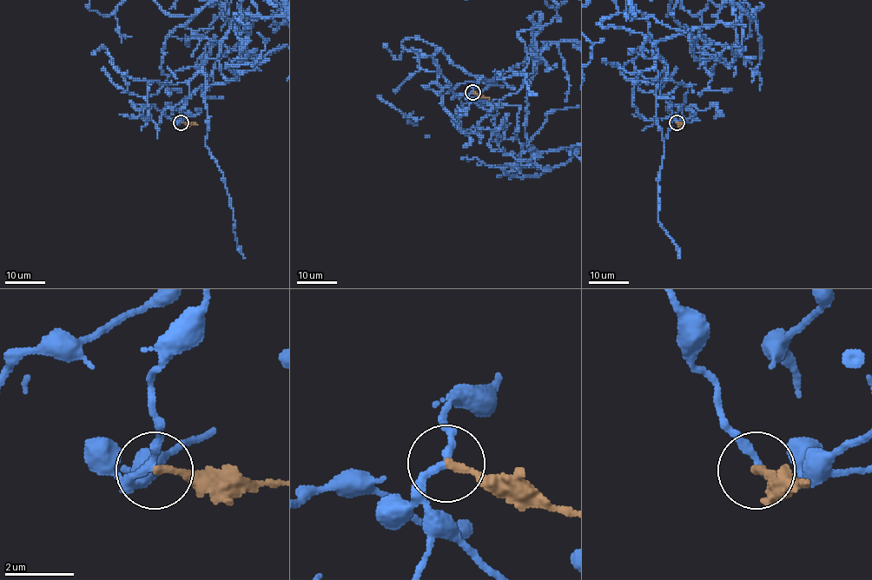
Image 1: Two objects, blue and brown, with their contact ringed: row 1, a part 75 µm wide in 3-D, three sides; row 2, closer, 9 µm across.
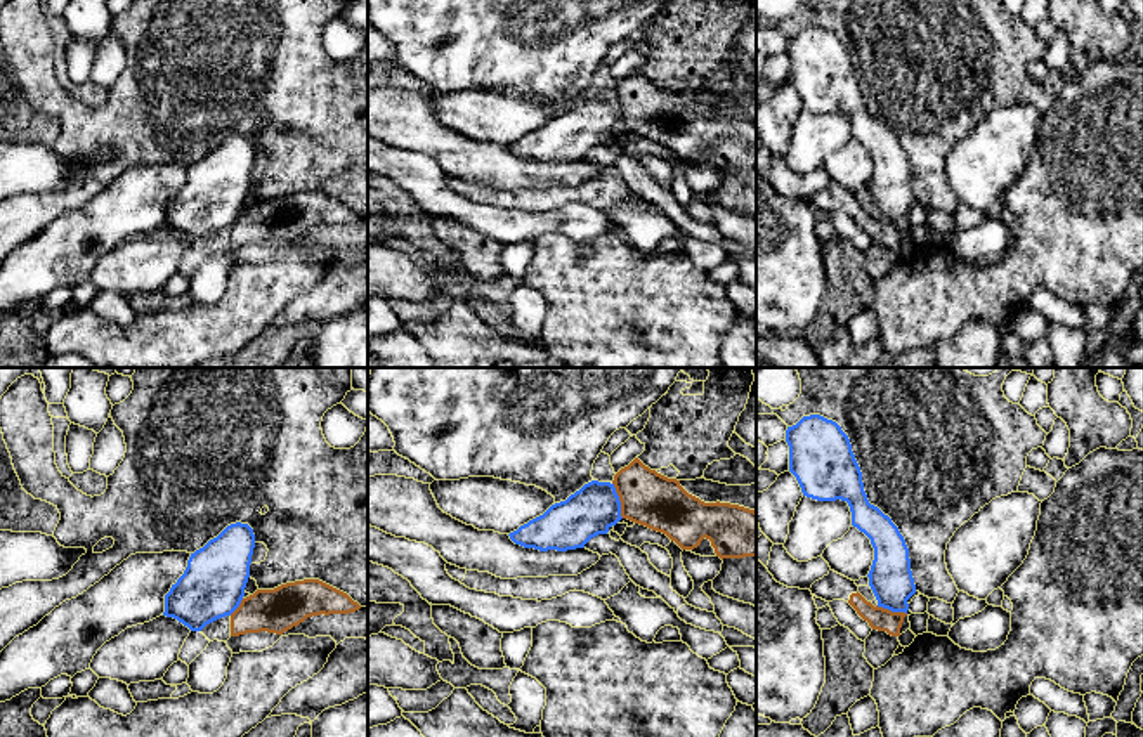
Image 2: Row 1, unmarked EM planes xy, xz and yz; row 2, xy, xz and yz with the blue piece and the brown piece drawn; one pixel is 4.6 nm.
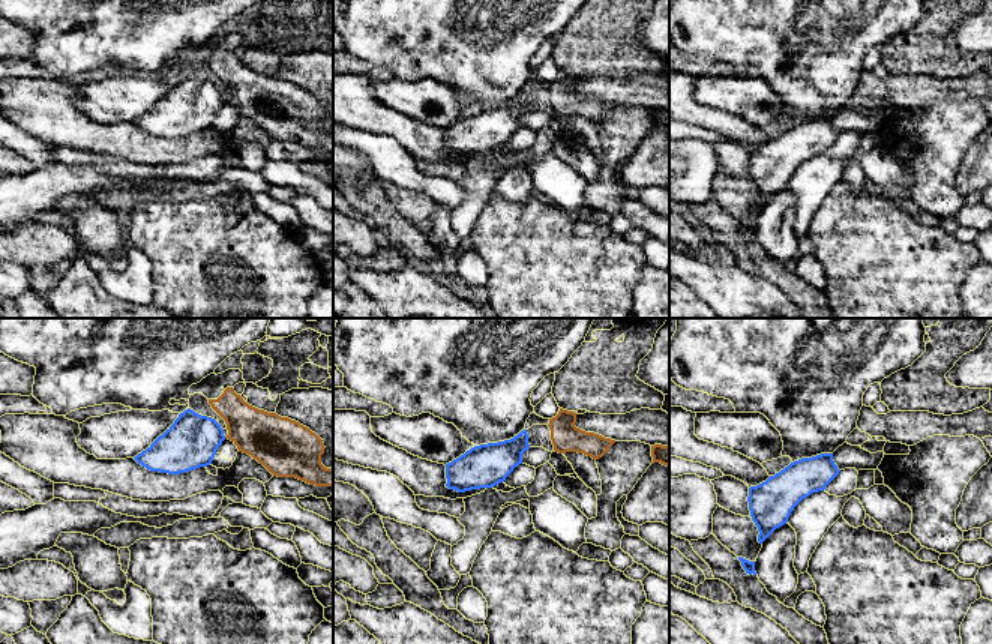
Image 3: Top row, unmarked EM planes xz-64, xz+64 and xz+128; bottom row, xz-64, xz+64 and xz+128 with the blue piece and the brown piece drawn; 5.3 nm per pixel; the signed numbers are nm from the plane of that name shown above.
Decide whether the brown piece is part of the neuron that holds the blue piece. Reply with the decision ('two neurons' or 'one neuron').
two neurons

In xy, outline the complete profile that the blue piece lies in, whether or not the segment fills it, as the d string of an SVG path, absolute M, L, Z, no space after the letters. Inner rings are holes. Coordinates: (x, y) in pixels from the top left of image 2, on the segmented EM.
M231 524L191 553L184 574L165 595L163 616L191 631L231 616L245 597L255 534L248 524Z

